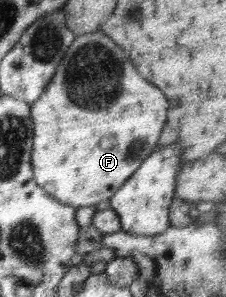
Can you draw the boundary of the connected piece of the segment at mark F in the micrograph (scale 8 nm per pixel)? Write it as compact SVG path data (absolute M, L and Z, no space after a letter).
M101 30L94 33L85 33L71 43L65 55L61 59L57 71L53 75L51 81L46 86L43 94L30 104L31 118L34 122L34 141L31 151L31 164L34 166L34 179L37 186L41 186L47 194L51 195L63 204L69 204L75 208L81 206L97 206L103 200L110 200L115 191L139 168L140 164L155 150L157 142L159 142L159 134L163 130L163 124L167 120L167 100L161 94L159 88L155 88L153 84L149 84L141 74L135 72L133 64L129 62L129 58L125 58L123 50L113 44L105 34L101 34Z

